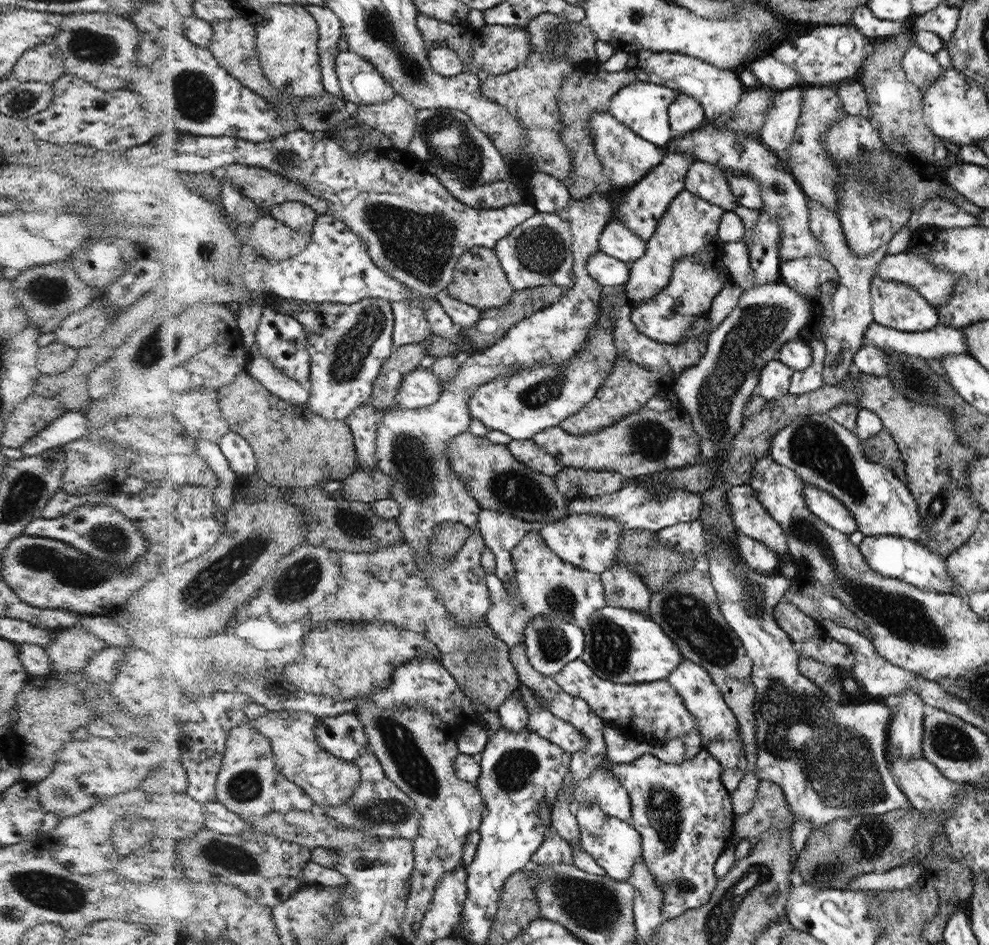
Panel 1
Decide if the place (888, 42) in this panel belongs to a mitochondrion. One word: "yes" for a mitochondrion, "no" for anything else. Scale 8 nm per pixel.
no

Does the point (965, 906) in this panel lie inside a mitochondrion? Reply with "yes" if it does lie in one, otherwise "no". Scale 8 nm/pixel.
no

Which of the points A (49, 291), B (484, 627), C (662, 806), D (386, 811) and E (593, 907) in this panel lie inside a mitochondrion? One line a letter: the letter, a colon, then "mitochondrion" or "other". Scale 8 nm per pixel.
A: mitochondrion
B: other
C: mitochondrion
D: mitochondrion
E: mitochondrion

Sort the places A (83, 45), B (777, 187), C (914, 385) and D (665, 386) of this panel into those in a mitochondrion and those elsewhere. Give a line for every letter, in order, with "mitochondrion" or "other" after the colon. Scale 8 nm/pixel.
A: mitochondrion
B: mitochondrion
C: mitochondrion
D: other

